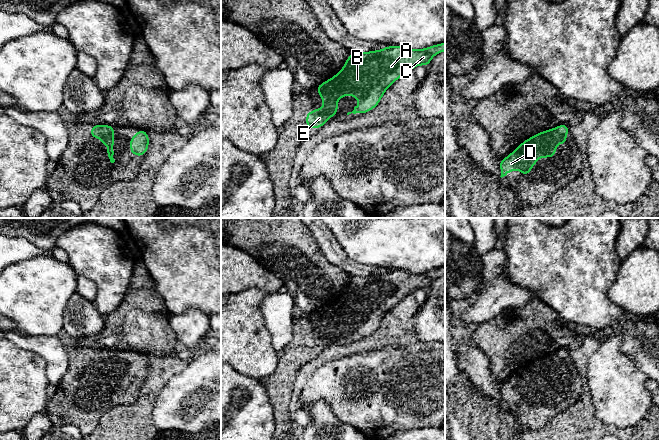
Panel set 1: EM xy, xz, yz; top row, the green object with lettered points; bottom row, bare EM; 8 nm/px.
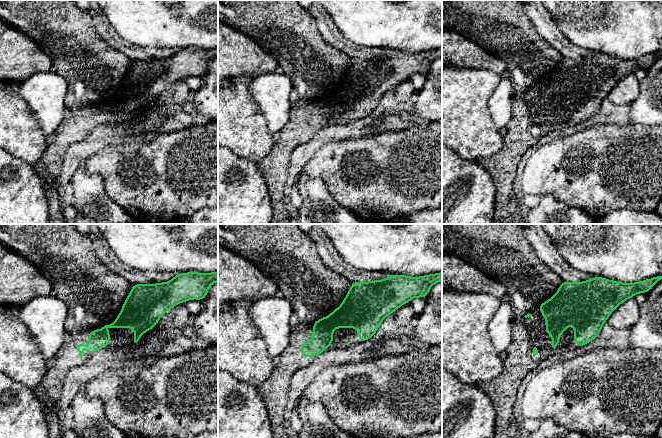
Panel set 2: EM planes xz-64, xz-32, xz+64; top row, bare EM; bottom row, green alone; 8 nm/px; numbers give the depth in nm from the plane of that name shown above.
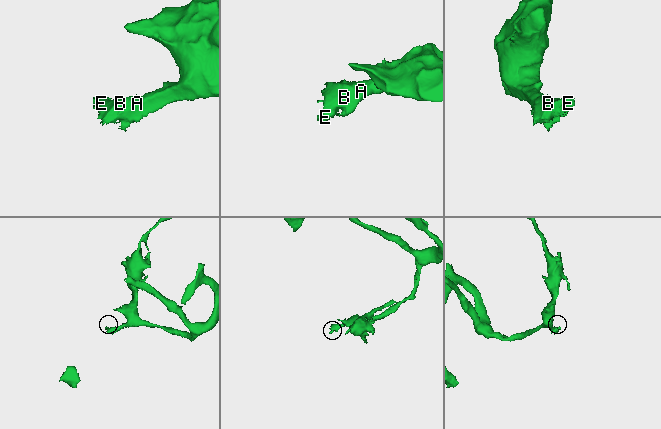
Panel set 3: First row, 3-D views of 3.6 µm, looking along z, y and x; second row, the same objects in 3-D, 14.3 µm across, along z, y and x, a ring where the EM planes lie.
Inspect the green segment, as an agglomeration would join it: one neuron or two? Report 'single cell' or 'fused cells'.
single cell

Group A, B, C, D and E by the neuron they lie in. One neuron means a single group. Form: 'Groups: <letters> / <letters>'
Groups: A B C D E

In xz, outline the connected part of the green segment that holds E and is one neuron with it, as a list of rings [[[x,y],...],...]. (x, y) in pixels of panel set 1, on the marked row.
[[[445,42],[440,44],[435,44],[423,49],[410,49],[398,45],[394,46],[386,46],[381,50],[372,50],[370,52],[350,52],[344,66],[342,69],[334,75],[332,78],[324,81],[322,84],[317,85],[315,87],[316,91],[319,94],[320,98],[324,99],[322,110],[319,110],[319,106],[315,110],[308,111],[307,115],[304,117],[306,120],[307,130],[311,131],[314,127],[315,129],[319,129],[325,124],[328,123],[328,117],[330,116],[332,119],[336,116],[336,113],[339,110],[339,105],[336,104],[337,100],[347,96],[350,94],[354,99],[359,100],[359,105],[354,107],[352,112],[348,112],[347,115],[353,113],[365,114],[378,106],[380,103],[385,91],[391,87],[391,85],[397,81],[401,76],[406,74],[408,71],[413,71],[413,69],[418,65],[423,65],[428,67],[432,58],[445,51]]]

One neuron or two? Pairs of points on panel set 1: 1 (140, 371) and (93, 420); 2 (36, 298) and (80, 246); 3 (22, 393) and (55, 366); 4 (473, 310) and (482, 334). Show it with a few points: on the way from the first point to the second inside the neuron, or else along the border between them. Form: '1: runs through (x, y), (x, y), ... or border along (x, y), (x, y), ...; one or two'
1: runs through (126, 384), (113, 397), (113, 402), (104, 407); one
2: border along (67, 262), (78, 275); two
3: border along (34, 353), (44, 360), (46, 376), (50, 382); two
4: border along (499, 312), (491, 319), (471, 329); two

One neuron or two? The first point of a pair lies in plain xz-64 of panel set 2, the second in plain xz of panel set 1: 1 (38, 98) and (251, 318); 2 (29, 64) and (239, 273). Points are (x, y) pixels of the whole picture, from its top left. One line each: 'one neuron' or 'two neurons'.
1: two neurons
2: one neuron

